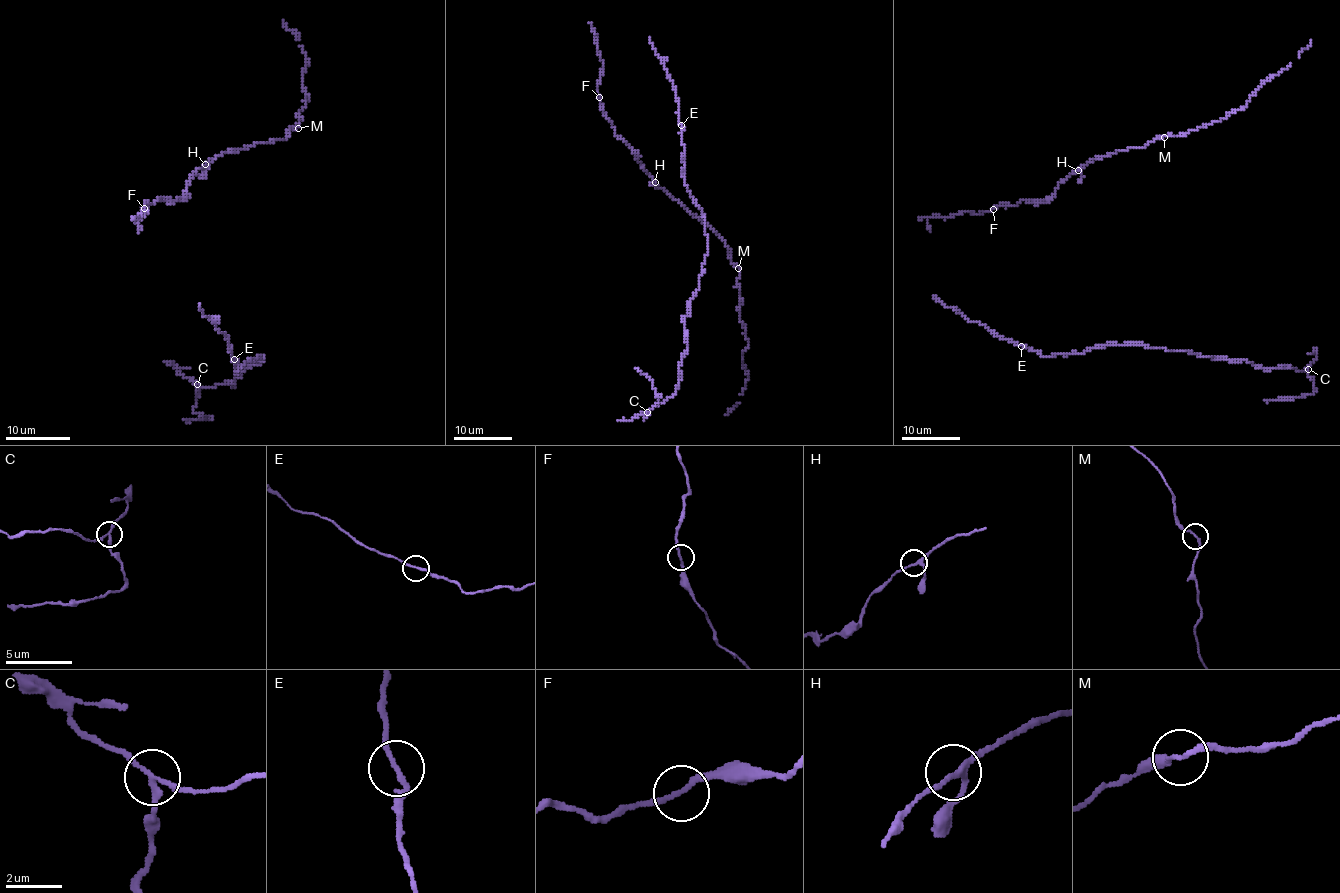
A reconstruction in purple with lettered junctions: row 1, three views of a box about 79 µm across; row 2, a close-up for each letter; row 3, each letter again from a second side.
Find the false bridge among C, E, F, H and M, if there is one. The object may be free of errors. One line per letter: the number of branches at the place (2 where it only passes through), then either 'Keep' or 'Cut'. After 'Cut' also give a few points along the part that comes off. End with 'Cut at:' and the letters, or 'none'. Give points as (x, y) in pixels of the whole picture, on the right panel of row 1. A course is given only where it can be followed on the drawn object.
C: Branches: 3. Cut. Course of the part to remove: (1308, 369), (1314, 391), (1297, 398), (1263, 401)
E: Branches: 2. Keep
F: Branches: 2. Keep
H: Branches: 3. Keep
M: Branches: 2. Keep
Cut at: C

